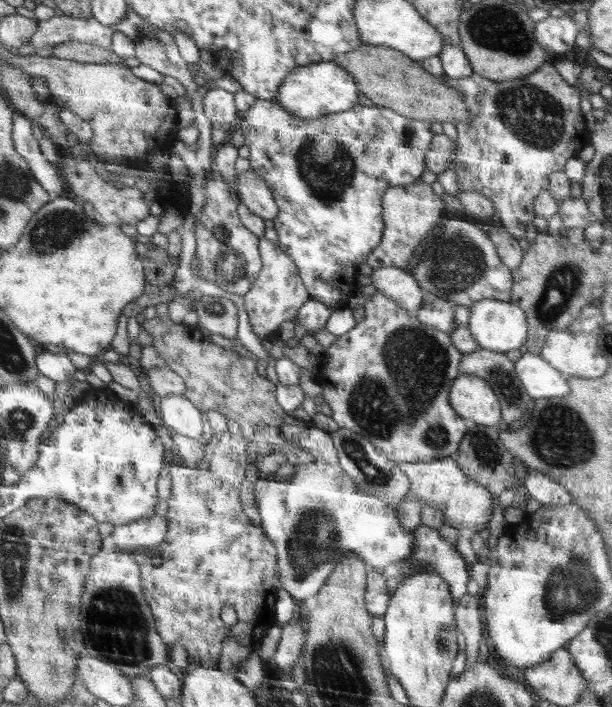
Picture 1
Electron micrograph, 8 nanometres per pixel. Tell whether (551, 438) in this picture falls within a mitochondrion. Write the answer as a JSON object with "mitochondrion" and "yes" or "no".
{"mitochondrion":"yes"}

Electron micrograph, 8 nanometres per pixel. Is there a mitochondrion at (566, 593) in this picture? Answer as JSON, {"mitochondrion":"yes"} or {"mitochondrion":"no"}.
{"mitochondrion":"yes"}

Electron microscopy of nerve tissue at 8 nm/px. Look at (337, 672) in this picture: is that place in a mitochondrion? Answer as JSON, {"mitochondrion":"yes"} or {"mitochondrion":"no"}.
{"mitochondrion":"yes"}

